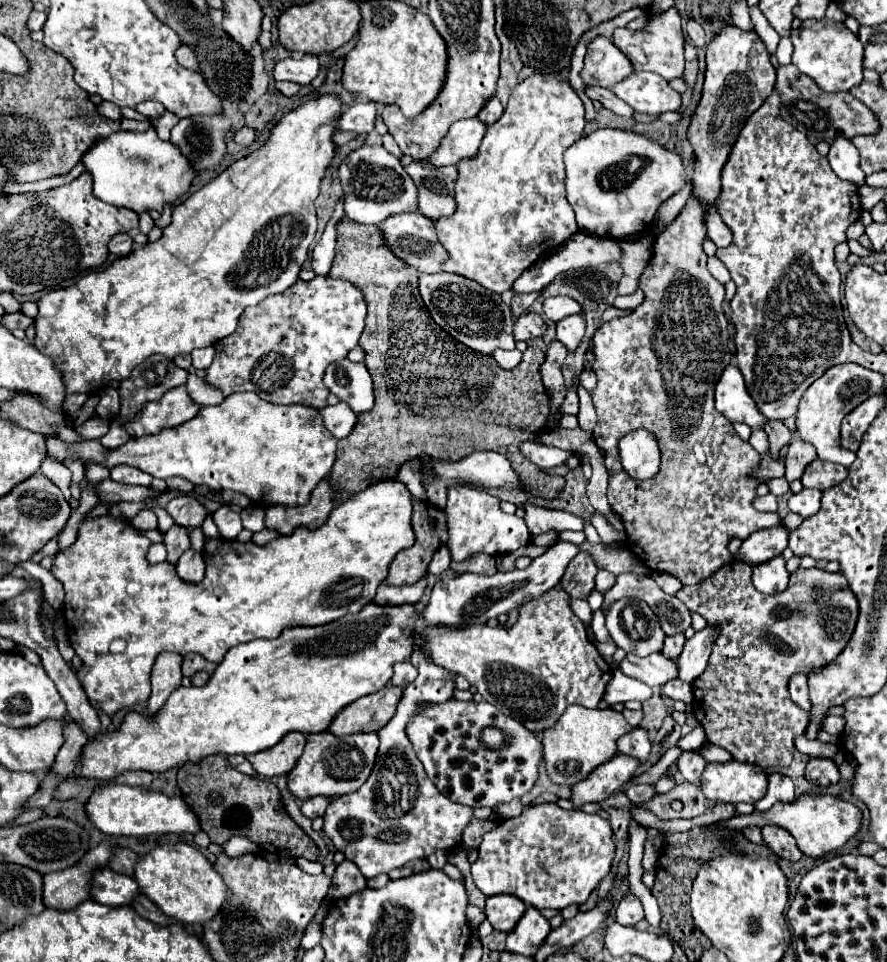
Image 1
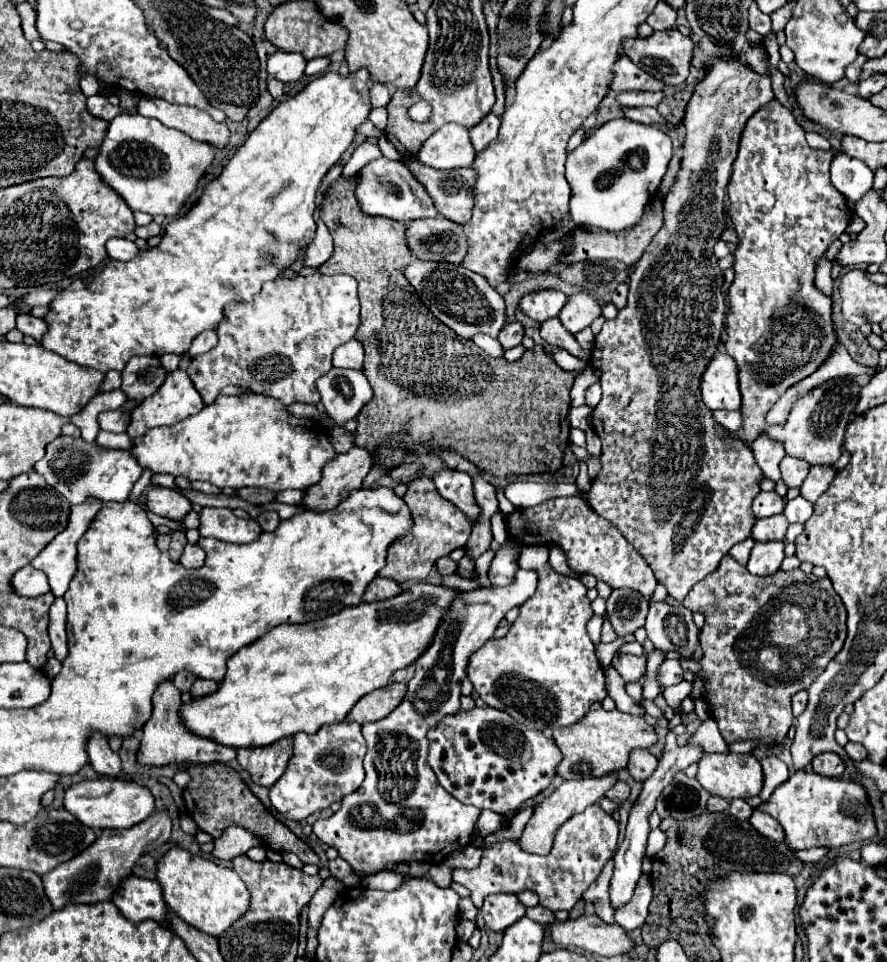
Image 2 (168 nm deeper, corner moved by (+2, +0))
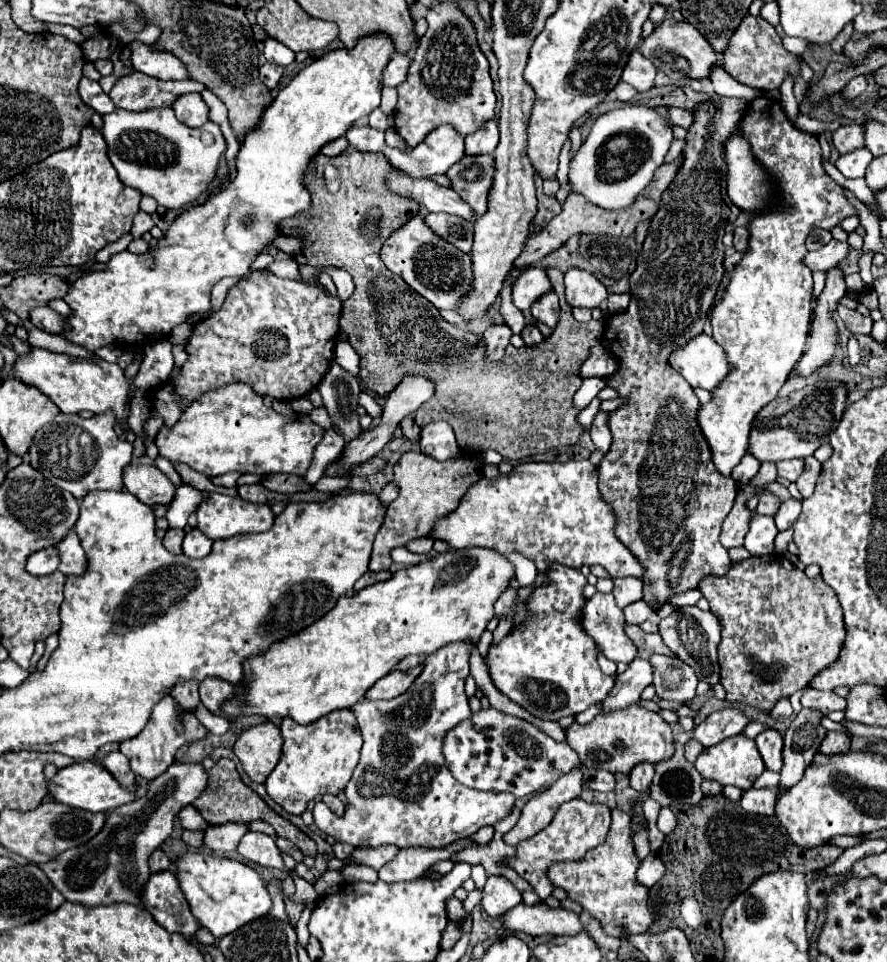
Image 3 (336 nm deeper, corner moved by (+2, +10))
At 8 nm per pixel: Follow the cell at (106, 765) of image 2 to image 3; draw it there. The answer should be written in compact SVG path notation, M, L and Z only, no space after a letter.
M109 752L105 758L103 758L103 766L115 776L117 782L121 782L125 788L131 788L137 786L135 784L135 774L133 770L129 768L129 760L121 754L121 752Z

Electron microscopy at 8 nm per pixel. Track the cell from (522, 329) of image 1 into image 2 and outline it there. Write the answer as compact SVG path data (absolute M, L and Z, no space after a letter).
M511 322L511 324L505 324L503 330L499 332L497 340L499 344L503 346L503 350L509 350L509 348L515 348L521 344L521 338L523 338L523 326L519 322Z

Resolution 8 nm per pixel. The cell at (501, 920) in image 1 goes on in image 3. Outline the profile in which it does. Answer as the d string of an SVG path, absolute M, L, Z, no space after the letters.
M489 876L483 886L481 906L491 918L505 916L511 908L521 904L521 892L505 876Z

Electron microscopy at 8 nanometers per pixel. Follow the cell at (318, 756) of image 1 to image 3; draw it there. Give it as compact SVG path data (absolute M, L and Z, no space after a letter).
M333 710L333 714L327 714L325 718L319 718L317 722L311 722L309 726L297 726L291 718L283 718L283 724L279 726L283 734L283 752L281 760L275 766L275 770L265 780L267 794L289 814L303 814L305 806L323 794L339 794L343 792L345 784L349 782L359 758L361 758L361 730L357 730L357 720L351 710Z

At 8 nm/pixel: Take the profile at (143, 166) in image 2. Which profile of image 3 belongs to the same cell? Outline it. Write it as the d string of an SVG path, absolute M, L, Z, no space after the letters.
M171 108L125 112L125 120L103 120L101 132L121 182L171 210L199 198L215 176L219 156L225 150L225 138L217 124L207 122L203 128L189 128L175 118Z

